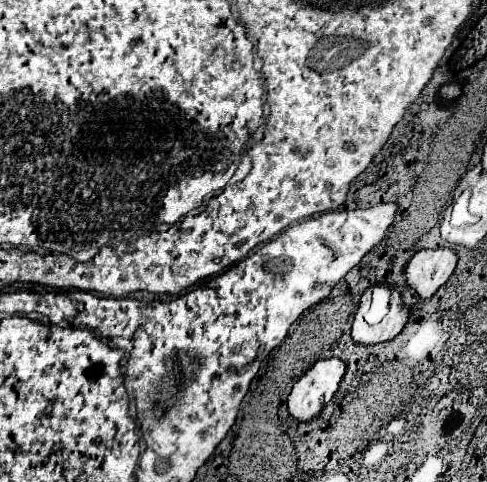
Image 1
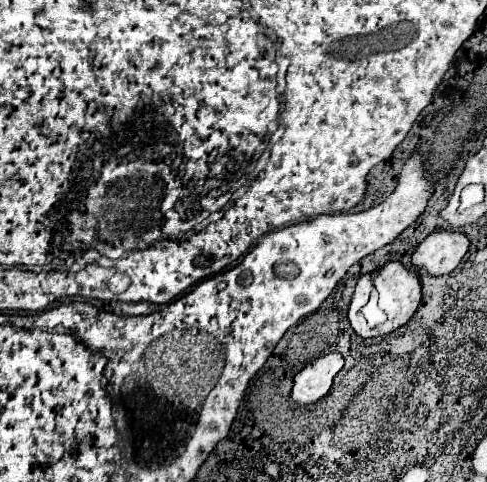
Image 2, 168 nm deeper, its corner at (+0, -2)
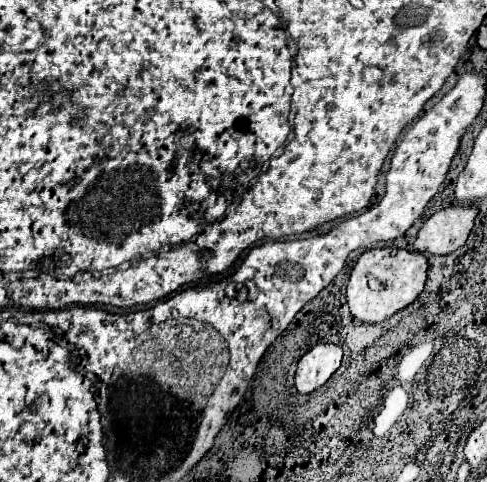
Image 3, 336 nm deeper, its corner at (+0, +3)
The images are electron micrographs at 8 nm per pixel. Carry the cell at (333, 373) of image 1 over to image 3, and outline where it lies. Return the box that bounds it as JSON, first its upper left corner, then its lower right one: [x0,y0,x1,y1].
[295,344,343,394]

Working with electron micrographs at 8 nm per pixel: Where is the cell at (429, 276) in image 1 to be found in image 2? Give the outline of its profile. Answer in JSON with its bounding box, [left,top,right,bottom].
[411,231,469,277]

